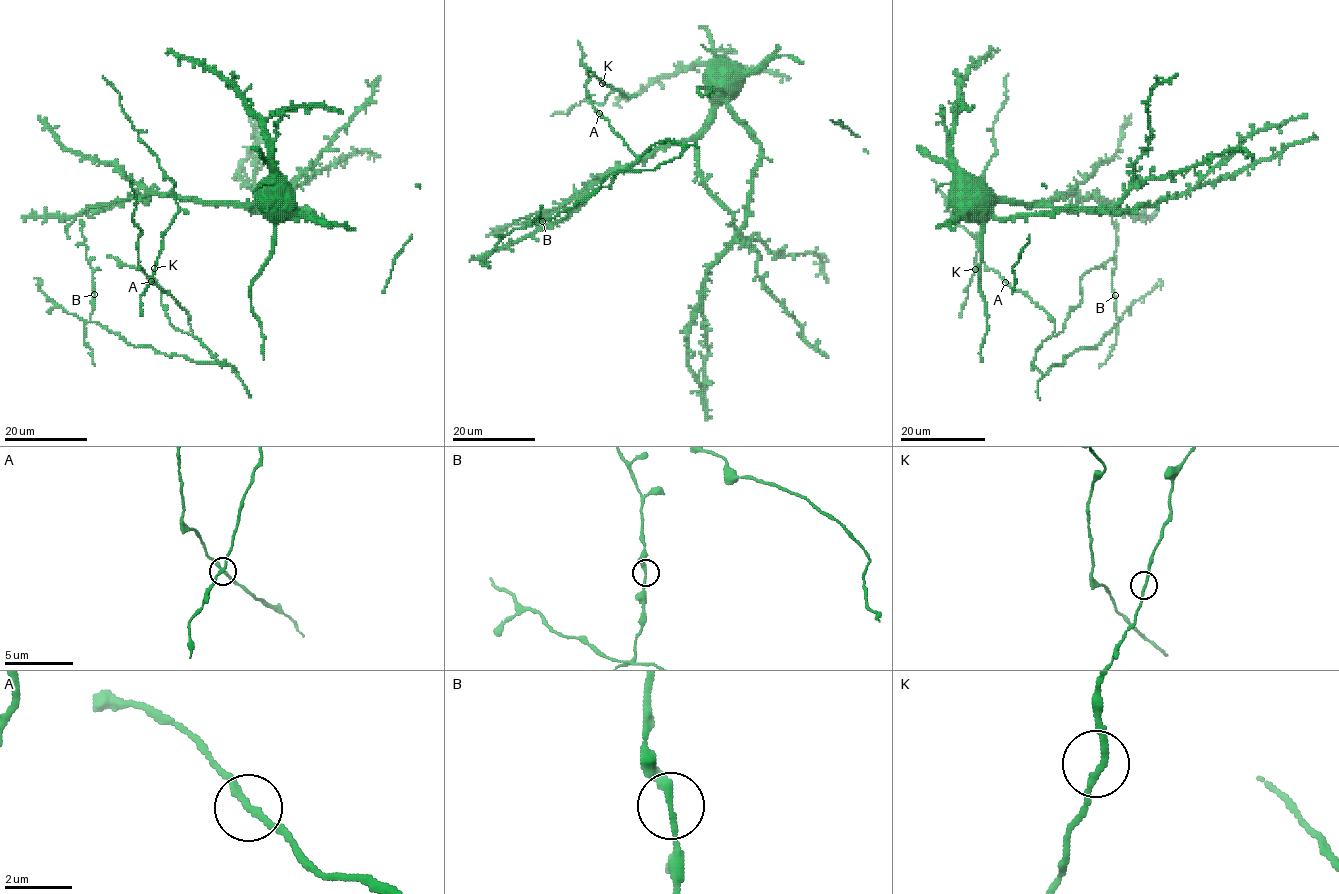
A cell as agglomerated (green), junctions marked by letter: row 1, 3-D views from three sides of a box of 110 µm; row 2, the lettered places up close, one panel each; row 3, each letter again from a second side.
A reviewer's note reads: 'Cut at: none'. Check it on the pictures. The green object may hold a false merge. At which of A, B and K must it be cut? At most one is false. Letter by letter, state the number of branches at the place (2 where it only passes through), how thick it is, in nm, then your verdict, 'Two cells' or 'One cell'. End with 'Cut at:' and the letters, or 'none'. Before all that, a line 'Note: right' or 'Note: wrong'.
Note: right
A: Branches: 2. Thickness 220 nm. One cell
B: Branches: 2. Thickness 200 nm. One cell
K: Branches: 2. Thickness 190 nm. One cell
Cut at: none

